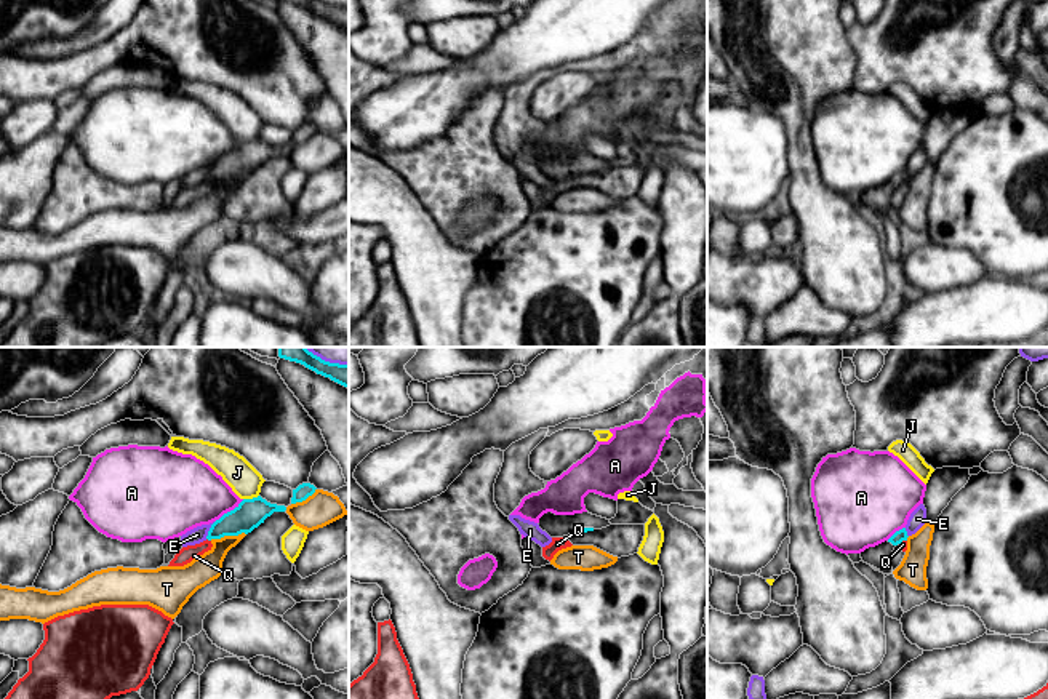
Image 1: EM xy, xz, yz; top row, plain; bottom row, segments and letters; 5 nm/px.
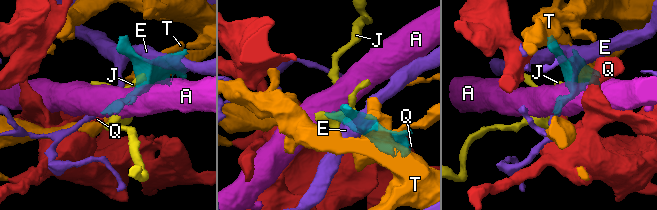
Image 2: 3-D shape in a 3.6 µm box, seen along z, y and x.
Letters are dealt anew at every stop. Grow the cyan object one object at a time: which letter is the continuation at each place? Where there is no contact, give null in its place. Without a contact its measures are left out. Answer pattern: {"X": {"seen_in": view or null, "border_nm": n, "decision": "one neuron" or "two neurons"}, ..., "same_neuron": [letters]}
{"A": {"seen_in": "xy", "border_nm": 190, "decision": "two neurons"}, "E": {"seen_in": "xy", "border_nm": 100, "decision": "two neurons"}, "J": {"seen_in": "xy", "border_nm": 80, "decision": "two neurons"}, "Q": {"seen_in": "xy", "border_nm": 30, "decision": "two neurons"}, "T": {"seen_in": "xy", "border_nm": 190, "decision": "two neurons"}, "same_neuron": []}

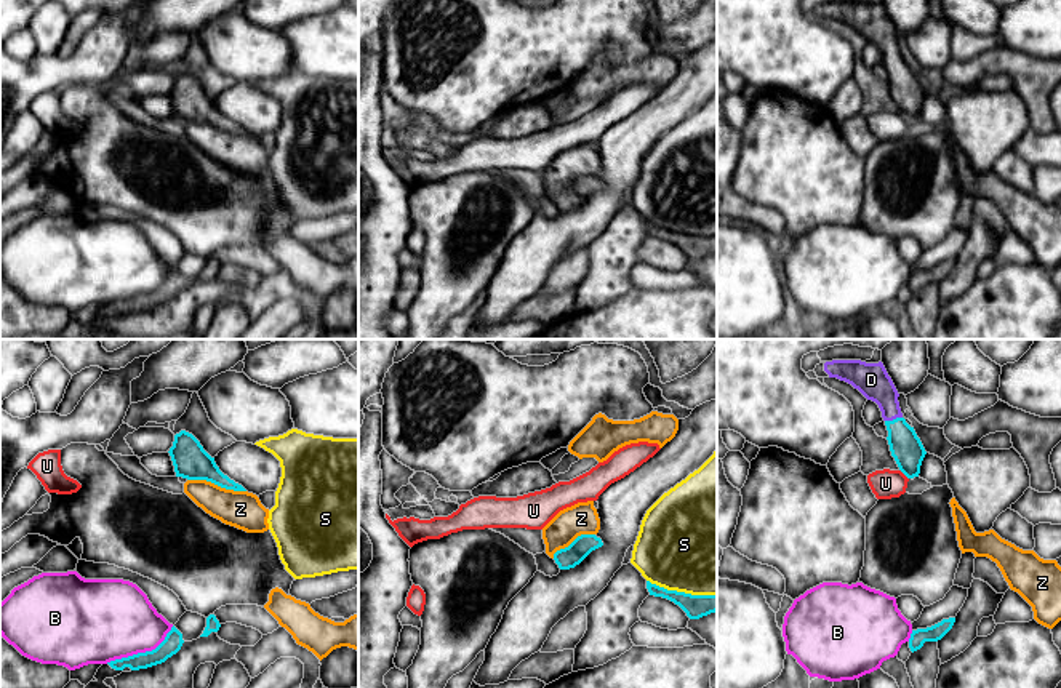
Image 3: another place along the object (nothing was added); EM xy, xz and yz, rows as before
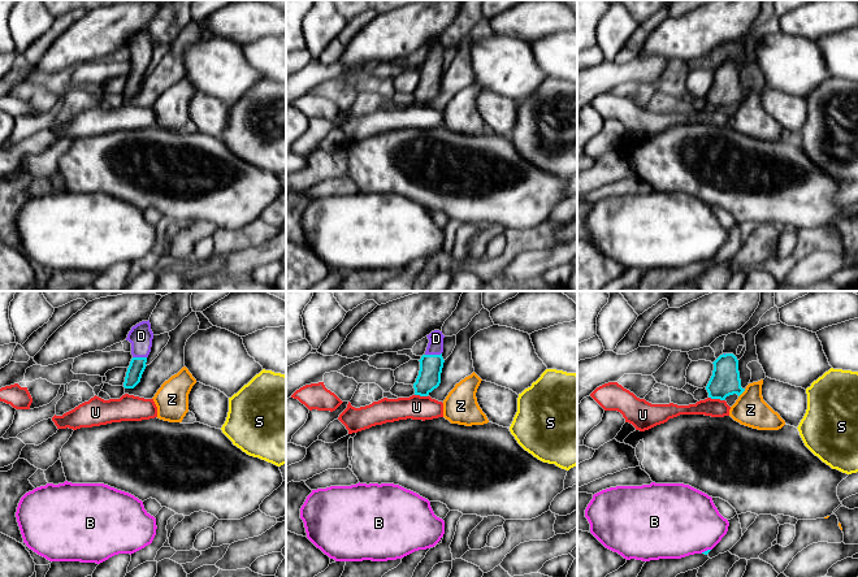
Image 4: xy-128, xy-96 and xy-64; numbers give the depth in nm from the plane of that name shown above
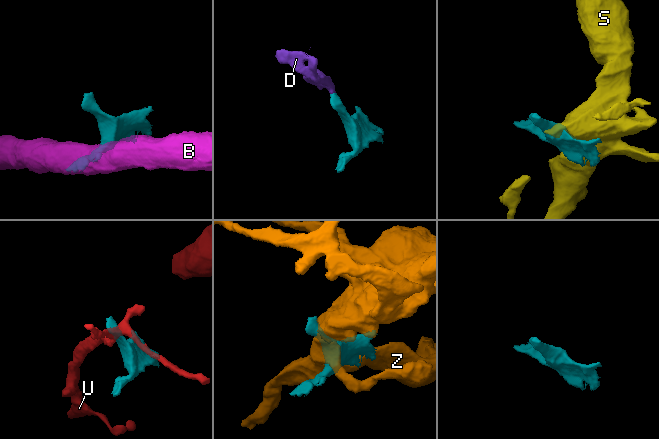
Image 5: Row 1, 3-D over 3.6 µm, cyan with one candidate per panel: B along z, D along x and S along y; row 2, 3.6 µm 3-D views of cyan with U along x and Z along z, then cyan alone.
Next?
{"B": {"seen_in": "xy", "border_nm": 400, "decision": "two neurons"}, "D": {"seen_in": "yz", "border_nm": 90, "decision": "one neuron"}, "S": {"seen_in": "xz", "border_nm": 360, "decision": "two neurons"}, "U": {"seen_in": "yz", "border_nm": 70, "decision": "two neurons"}, "Z": {"seen_in": "xy", "border_nm": 300, "decision": "two neurons"}, "same_neuron": ["D"]}

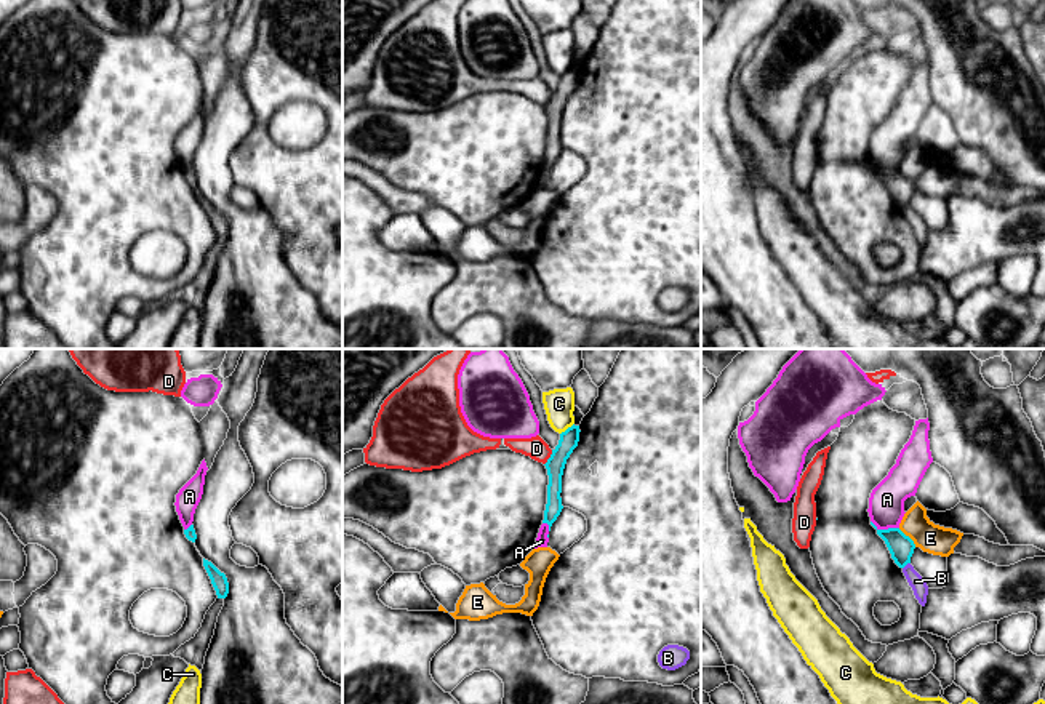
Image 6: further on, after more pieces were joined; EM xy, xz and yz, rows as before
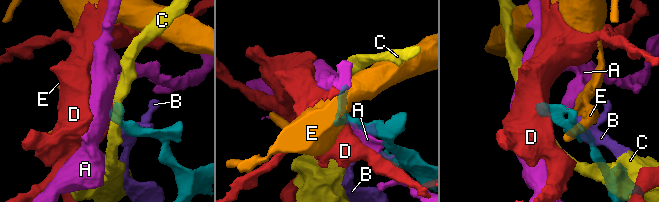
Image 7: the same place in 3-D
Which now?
{"A": {"seen_in": "yz", "border_nm": 150, "decision": "two neurons"}, "B": {"seen_in": "yz", "border_nm": 50, "decision": "two neurons"}, "C": {"seen_in": "xz", "border_nm": 90, "decision": "two neurons"}, "D": {"seen_in": "xz", "border_nm": 90, "decision": "two neurons"}, "E": {"seen_in": "yz", "border_nm": 130, "decision": "two neurons"}, "same_neuron": []}

